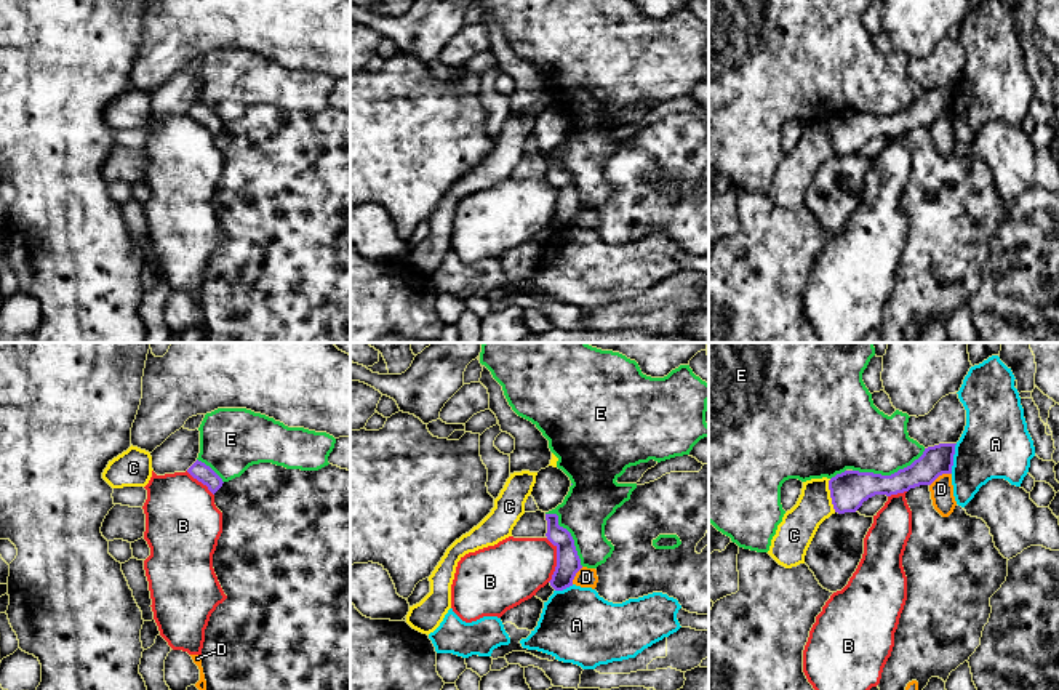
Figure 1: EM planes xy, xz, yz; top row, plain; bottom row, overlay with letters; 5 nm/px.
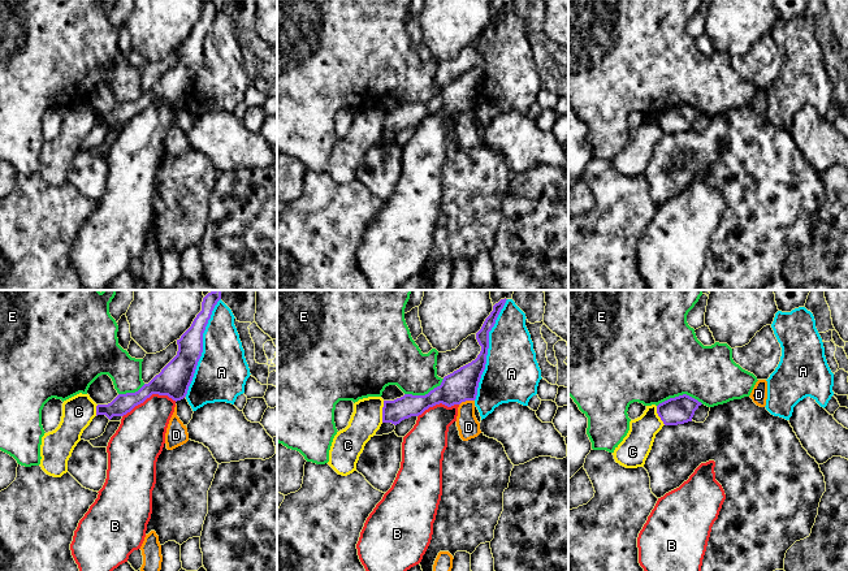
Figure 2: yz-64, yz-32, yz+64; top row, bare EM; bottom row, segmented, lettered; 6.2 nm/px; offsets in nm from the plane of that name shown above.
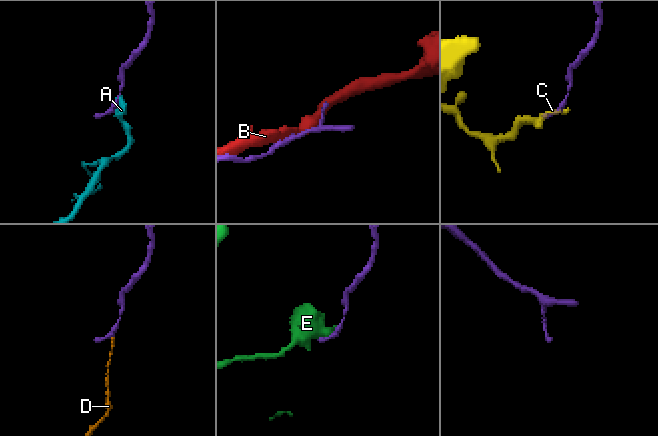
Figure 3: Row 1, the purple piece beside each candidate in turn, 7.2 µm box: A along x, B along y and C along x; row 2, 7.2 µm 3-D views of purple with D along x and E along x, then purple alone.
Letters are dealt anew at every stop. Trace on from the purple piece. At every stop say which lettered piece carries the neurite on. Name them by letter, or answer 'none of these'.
none of these

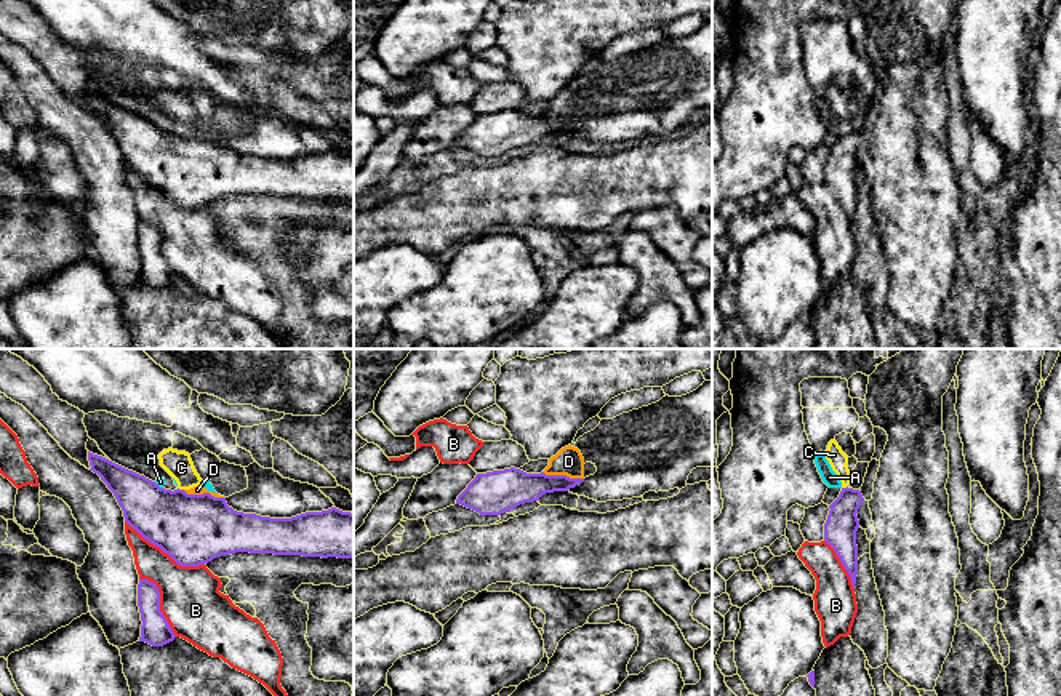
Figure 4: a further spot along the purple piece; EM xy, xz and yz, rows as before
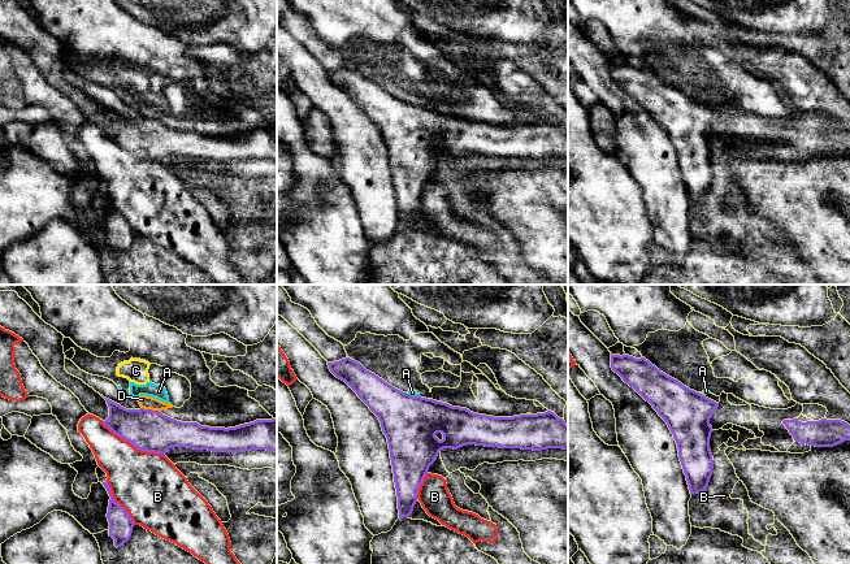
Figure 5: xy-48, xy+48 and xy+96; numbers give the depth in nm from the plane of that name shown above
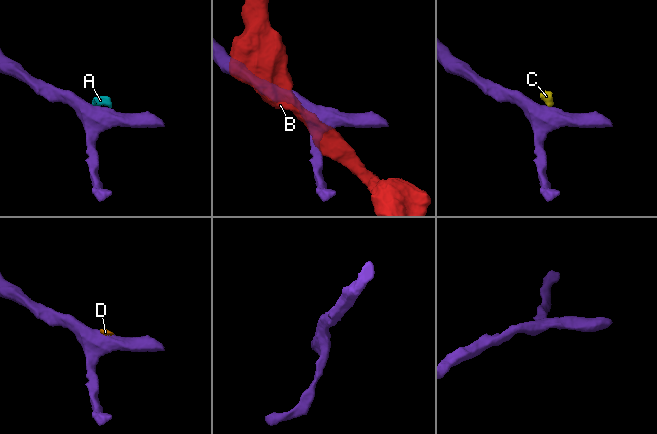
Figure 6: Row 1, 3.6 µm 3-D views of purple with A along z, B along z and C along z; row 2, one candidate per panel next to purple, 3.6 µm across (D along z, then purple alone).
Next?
none of these

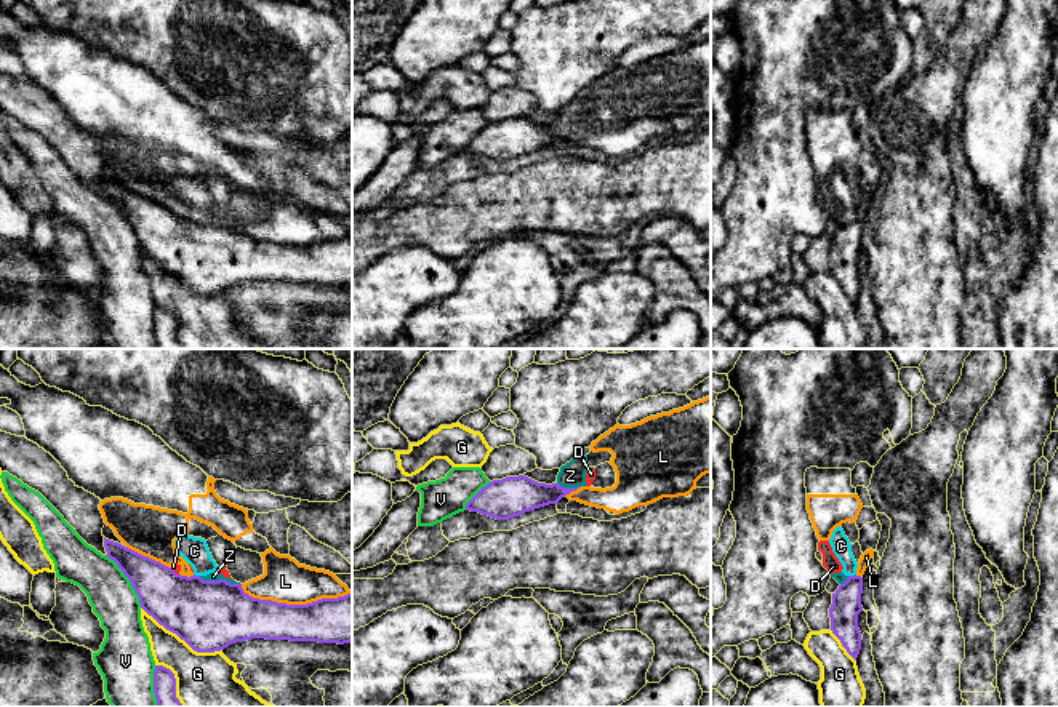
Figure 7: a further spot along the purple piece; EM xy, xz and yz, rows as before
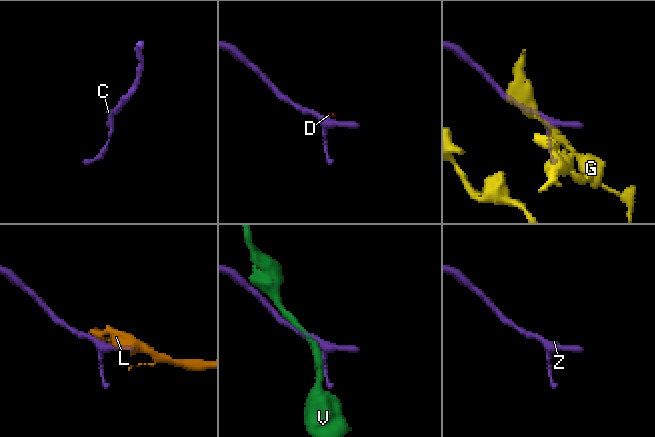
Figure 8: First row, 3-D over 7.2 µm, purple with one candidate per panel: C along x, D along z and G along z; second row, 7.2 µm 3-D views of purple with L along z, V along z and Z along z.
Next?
none of these

